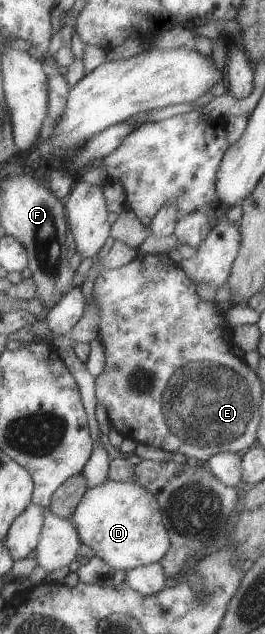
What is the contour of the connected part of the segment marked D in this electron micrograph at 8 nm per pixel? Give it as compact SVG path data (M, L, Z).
M106 480L84 491L70 521L80 542L94 550L96 557L108 566L127 571L158 563L168 552L171 544L161 516L156 498L144 487L133 482Z

